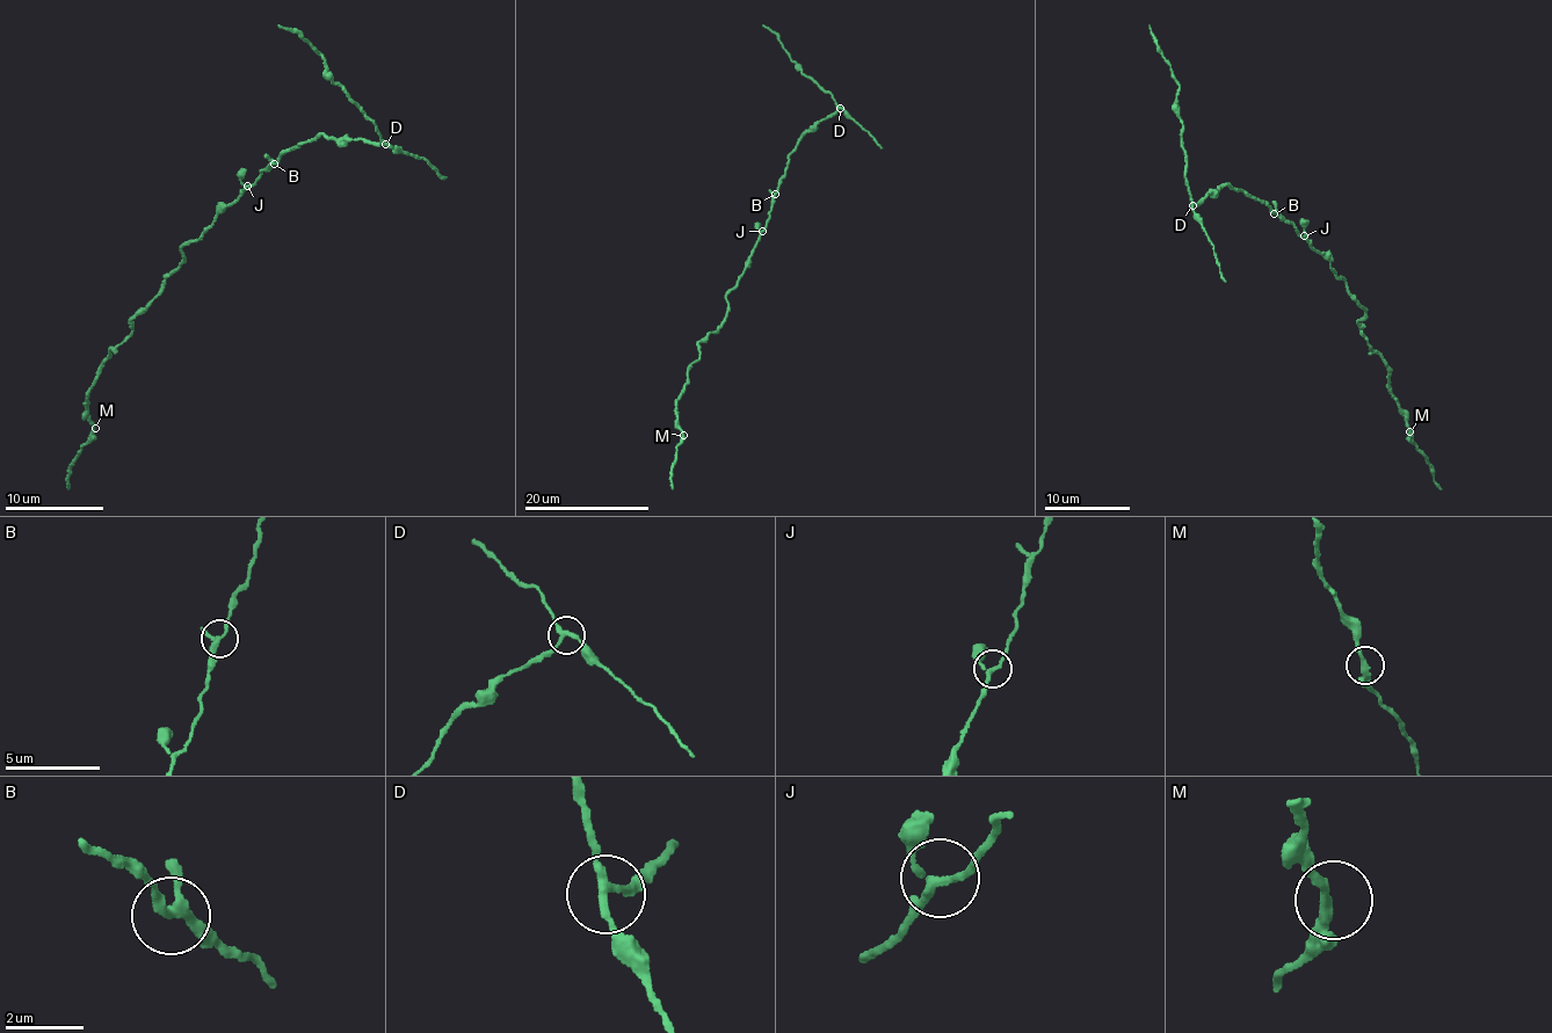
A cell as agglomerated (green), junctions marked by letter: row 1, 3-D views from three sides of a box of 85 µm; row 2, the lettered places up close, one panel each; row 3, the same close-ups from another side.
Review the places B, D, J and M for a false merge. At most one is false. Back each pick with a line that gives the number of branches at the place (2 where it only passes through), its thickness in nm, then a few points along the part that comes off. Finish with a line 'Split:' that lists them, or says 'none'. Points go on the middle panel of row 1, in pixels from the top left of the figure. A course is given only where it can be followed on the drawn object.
D: 3 | 200 nm | (839, 108), (829, 92), (805, 77), (774, 33), (762, 26)
Split: D

